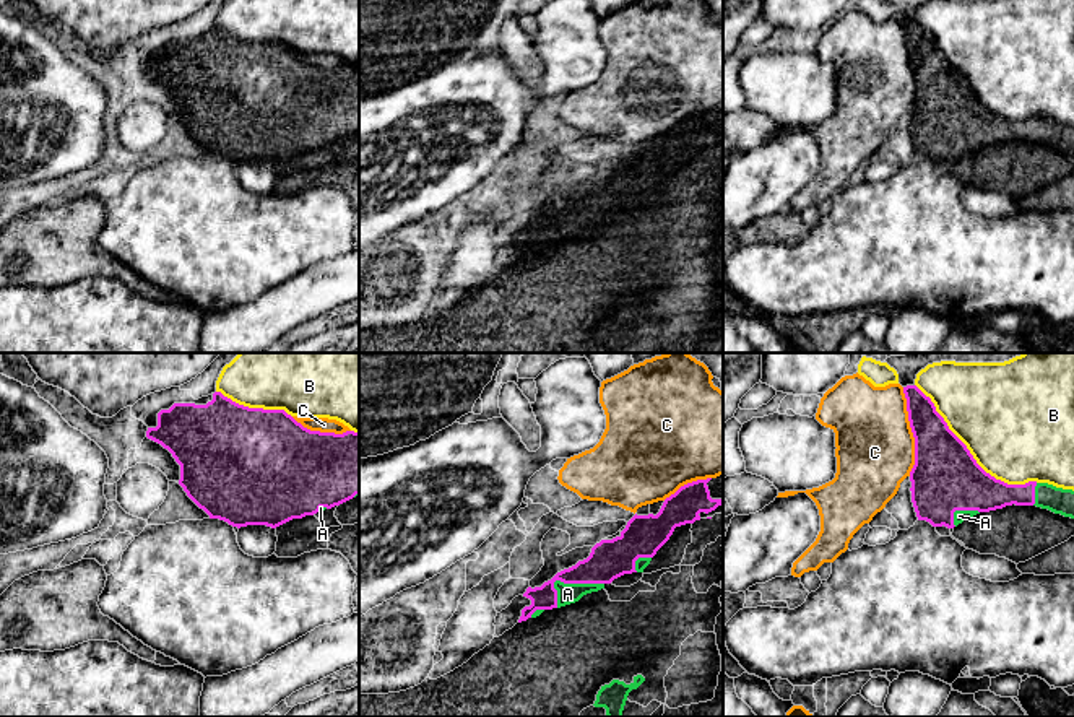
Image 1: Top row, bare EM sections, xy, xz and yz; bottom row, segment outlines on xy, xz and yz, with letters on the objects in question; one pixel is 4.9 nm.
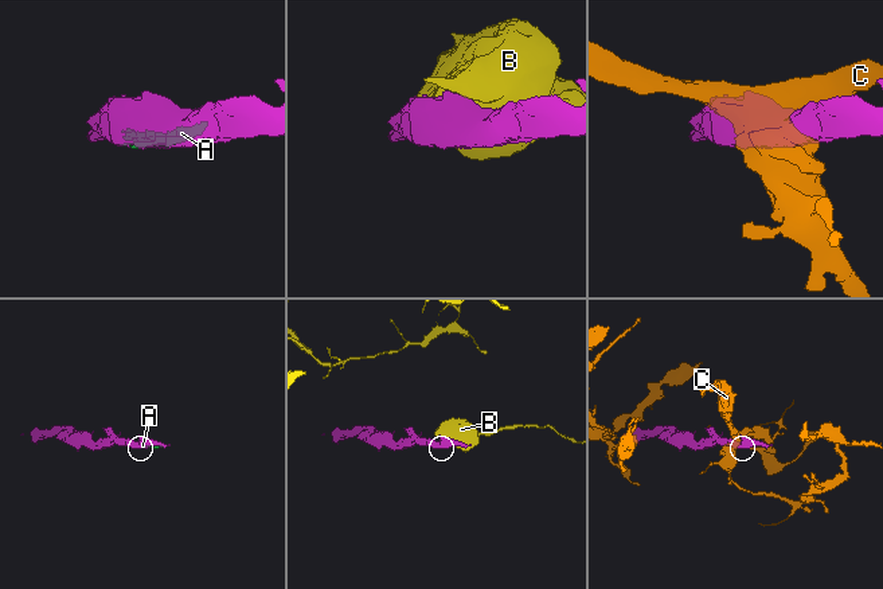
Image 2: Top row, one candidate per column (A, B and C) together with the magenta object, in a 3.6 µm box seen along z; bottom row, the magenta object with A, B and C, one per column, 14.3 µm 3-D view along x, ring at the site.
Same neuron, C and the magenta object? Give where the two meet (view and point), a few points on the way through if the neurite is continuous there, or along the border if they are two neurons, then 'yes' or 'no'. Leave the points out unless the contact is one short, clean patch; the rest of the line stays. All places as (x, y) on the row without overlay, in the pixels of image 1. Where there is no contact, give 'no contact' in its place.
yz (912, 67) | no

